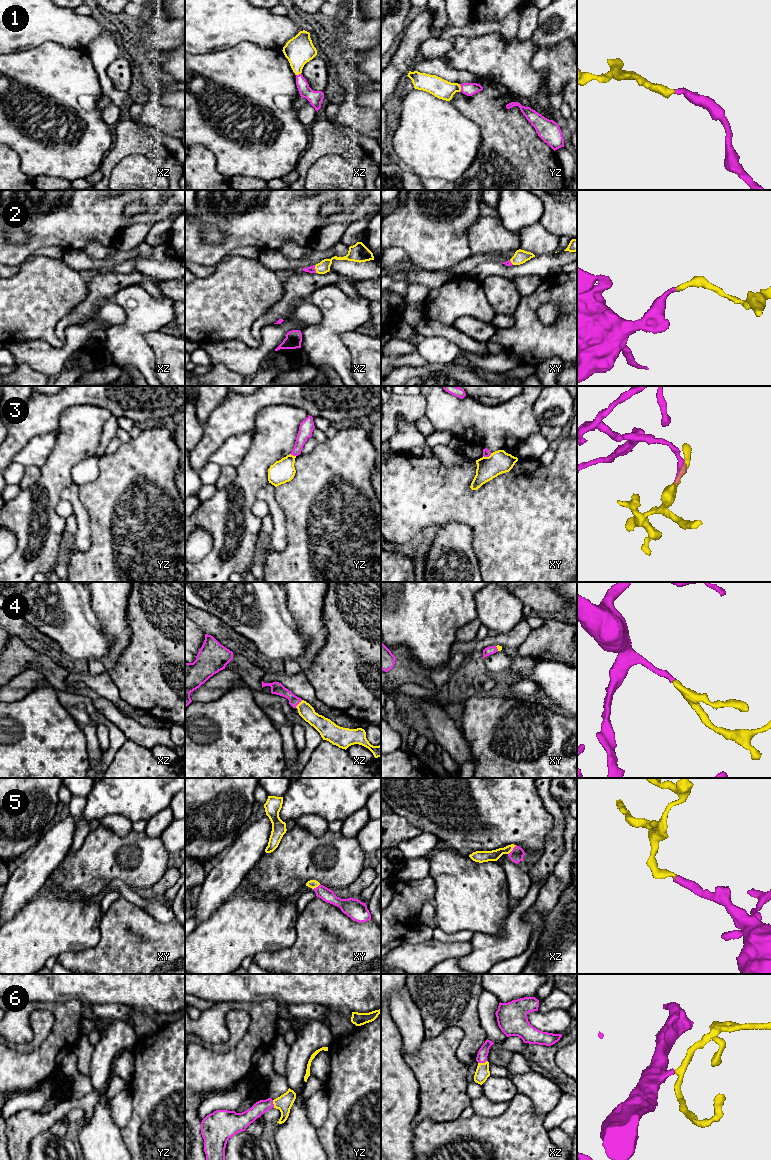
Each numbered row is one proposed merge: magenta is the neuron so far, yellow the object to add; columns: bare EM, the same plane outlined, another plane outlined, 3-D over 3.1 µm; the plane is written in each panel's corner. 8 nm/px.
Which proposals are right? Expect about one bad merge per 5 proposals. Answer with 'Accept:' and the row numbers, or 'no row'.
Accept: 1, 2, 4, 5, 6

